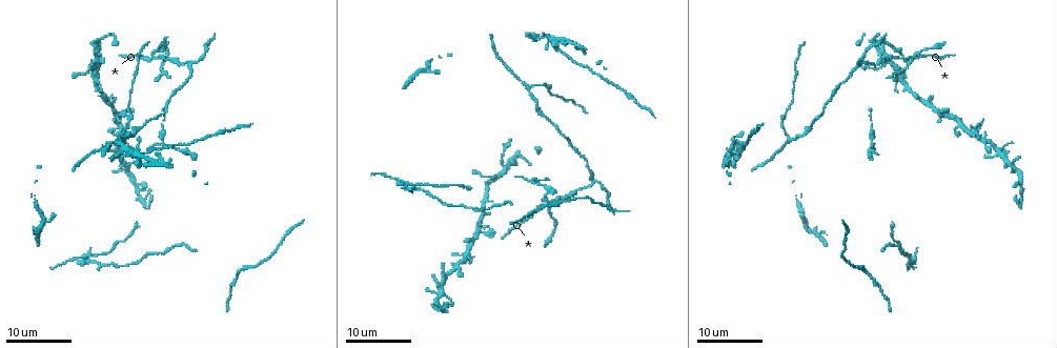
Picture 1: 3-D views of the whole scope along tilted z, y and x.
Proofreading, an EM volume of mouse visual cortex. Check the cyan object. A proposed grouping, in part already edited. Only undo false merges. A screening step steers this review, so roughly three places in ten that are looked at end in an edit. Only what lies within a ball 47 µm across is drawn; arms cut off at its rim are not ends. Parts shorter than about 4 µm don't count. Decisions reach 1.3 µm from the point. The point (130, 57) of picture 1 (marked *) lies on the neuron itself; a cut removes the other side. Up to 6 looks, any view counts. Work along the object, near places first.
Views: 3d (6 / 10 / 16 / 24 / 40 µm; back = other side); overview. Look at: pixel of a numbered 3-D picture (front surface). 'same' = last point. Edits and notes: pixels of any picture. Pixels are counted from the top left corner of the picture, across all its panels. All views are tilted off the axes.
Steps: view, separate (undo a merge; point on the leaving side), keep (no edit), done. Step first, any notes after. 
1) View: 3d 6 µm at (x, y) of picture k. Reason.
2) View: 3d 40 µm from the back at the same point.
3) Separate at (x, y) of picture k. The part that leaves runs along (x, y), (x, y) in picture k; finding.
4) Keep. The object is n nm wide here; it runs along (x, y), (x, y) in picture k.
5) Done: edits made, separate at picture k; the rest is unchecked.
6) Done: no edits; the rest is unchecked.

View: 3d 16 µm at (154, 55) of picture 1. Arms part here.

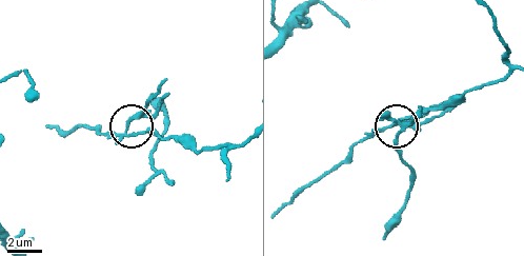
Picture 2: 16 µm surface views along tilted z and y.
View: 3d 6 µm at (128, 126) of picture 2. Zoom in.

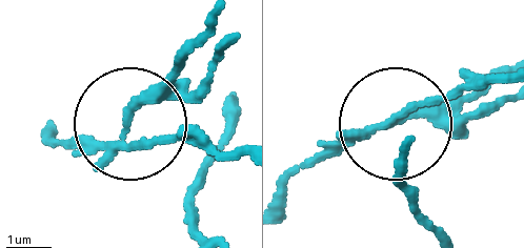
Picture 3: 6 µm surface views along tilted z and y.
Separate at (146, 102) of picture 3. 3 arms meet here; the part that leaves runs along (120, 141), (218, 21) in picture 3; two neurons meet here.

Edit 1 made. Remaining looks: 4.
View: overview.

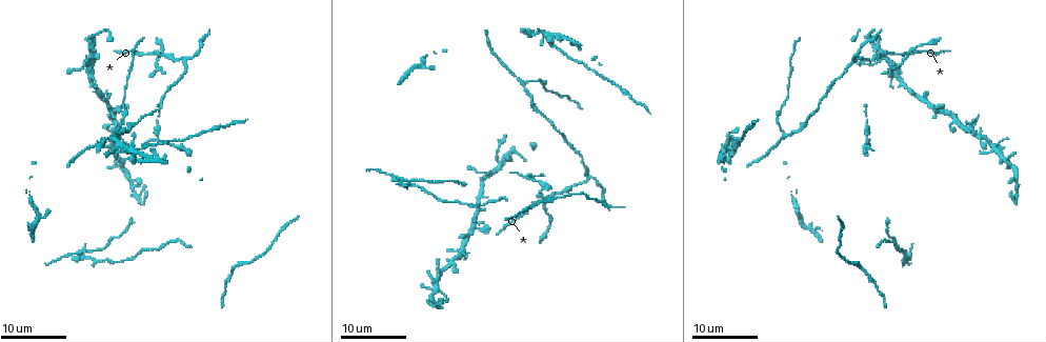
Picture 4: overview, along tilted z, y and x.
View: 3d 24 µm at (524, 84) of picture 4. Three arms meet.

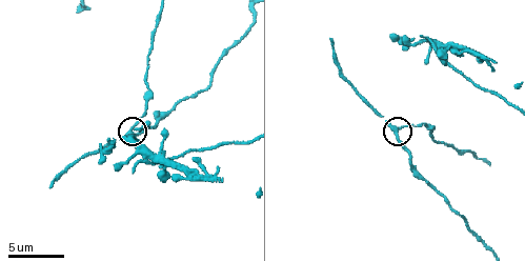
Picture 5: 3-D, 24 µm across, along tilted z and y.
View: 3d 10 µm at (129, 129) of picture 5. Closer look.

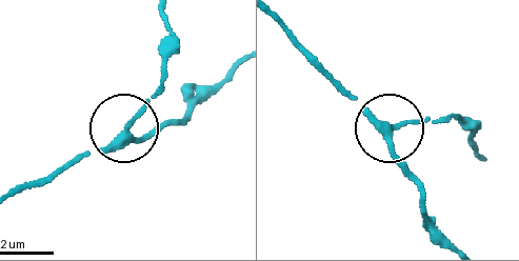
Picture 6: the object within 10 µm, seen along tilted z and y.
Keep. The object is 230 nm wide here; it runs along (239, 67), (183, 119), (136, 137), (130, 119), (162, 80) in picture 6; one neuron here.

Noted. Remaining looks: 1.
Done: edits made, separate at picture 3; the rest is unchecked.

